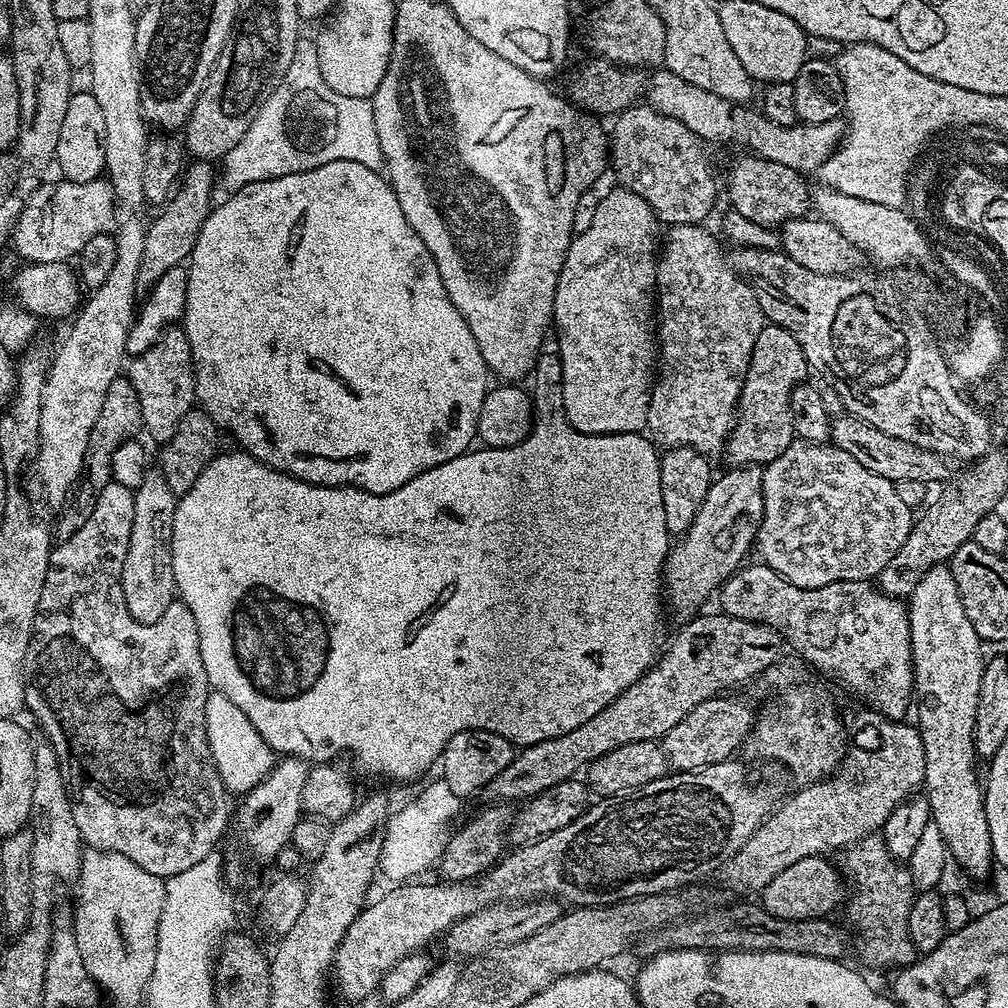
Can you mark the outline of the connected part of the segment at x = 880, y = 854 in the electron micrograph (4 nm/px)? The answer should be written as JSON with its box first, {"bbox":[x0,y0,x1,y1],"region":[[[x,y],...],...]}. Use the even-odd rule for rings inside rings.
{"bbox":[842,838,918,970],"region":[[[880,838],[860,840],[843,849],[842,856],[842,872],[850,889],[846,900],[847,927],[860,935],[854,940],[854,952],[856,948],[861,962],[872,968],[899,970],[913,963],[918,953],[908,933],[910,906],[914,899],[912,871],[889,854]]]}

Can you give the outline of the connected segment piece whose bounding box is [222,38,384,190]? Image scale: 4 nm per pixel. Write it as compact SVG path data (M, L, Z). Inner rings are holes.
M301 38L296 44L294 58L290 58L290 66L282 78L282 82L274 90L270 98L258 110L254 122L250 122L250 130L242 134L242 142L230 150L222 161L222 184L228 190L246 186L250 182L262 182L270 178L282 178L286 174L298 174L306 170L314 170L318 166L326 166L326 162L359 162L370 170L380 172L384 166L382 146L378 146L378 130L374 130L374 110L371 99L346 98L330 90L323 81L318 68L318 50L315 39Z

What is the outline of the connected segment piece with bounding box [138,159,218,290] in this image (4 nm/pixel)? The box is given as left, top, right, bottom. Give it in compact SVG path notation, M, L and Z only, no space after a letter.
M193 159L191 163L192 165L189 163L183 169L178 187L163 205L164 213L156 221L148 224L146 246L142 249L142 266L138 270L138 285L141 289L150 289L171 267L178 267L191 257L200 228L214 207L212 187L218 184L217 169L215 172L212 169L215 167L207 160Z

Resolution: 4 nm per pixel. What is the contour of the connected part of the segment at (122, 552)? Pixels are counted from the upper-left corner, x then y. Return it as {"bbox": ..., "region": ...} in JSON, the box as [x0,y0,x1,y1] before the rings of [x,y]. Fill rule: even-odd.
{"bbox":[24,482,230,876],"region":[[[109,482],[105,488],[97,491],[92,501],[92,513],[90,518],[86,518],[86,522],[82,522],[82,530],[78,530],[78,534],[74,534],[74,538],[69,540],[61,540],[53,547],[50,558],[48,559],[48,573],[46,574],[46,586],[42,586],[42,598],[38,598],[38,614],[34,618],[34,630],[30,638],[30,650],[26,654],[26,662],[24,663],[24,689],[26,690],[26,708],[30,713],[33,712],[38,719],[44,720],[48,715],[52,715],[54,723],[60,727],[60,732],[64,735],[64,740],[68,743],[68,756],[66,752],[66,779],[71,795],[74,797],[72,801],[72,809],[74,810],[74,822],[78,822],[78,830],[80,831],[80,839],[88,848],[96,848],[100,852],[117,852],[126,858],[130,858],[130,862],[138,862],[138,866],[142,866],[142,870],[146,870],[150,874],[160,876],[161,874],[171,874],[181,872],[182,870],[190,870],[190,866],[198,866],[198,862],[202,862],[202,858],[213,855],[217,851],[216,843],[224,836],[224,831],[228,828],[228,799],[230,793],[224,787],[222,778],[218,774],[218,766],[212,757],[210,750],[210,742],[206,734],[206,702],[210,685],[206,678],[206,666],[202,666],[202,650],[198,642],[198,626],[194,622],[194,614],[190,614],[190,610],[183,602],[173,602],[166,610],[166,614],[162,614],[162,618],[153,624],[139,624],[126,610],[126,602],[121,597],[120,587],[118,586],[118,574],[120,573],[121,563],[126,558],[126,550],[124,548],[124,540],[120,540],[120,536],[116,536],[116,532],[120,532],[120,524],[112,524],[112,520],[108,520],[108,508],[134,508],[134,492],[133,489],[122,486],[115,482]],[[124,744],[144,744],[144,752],[124,752]]]}

